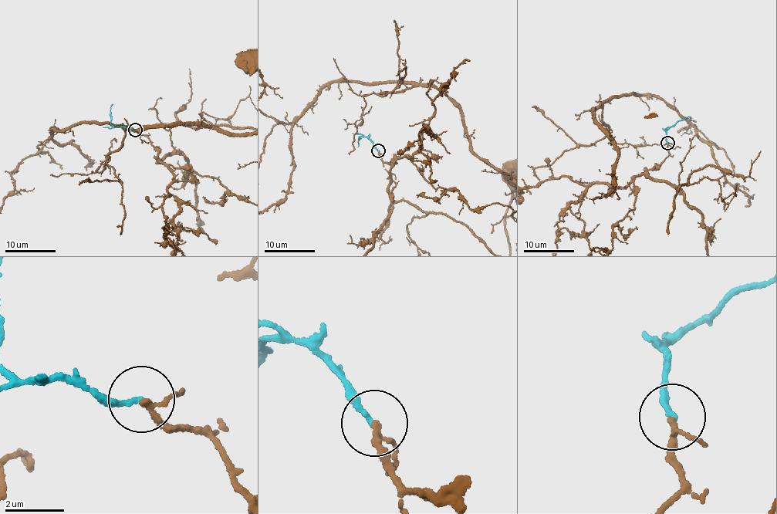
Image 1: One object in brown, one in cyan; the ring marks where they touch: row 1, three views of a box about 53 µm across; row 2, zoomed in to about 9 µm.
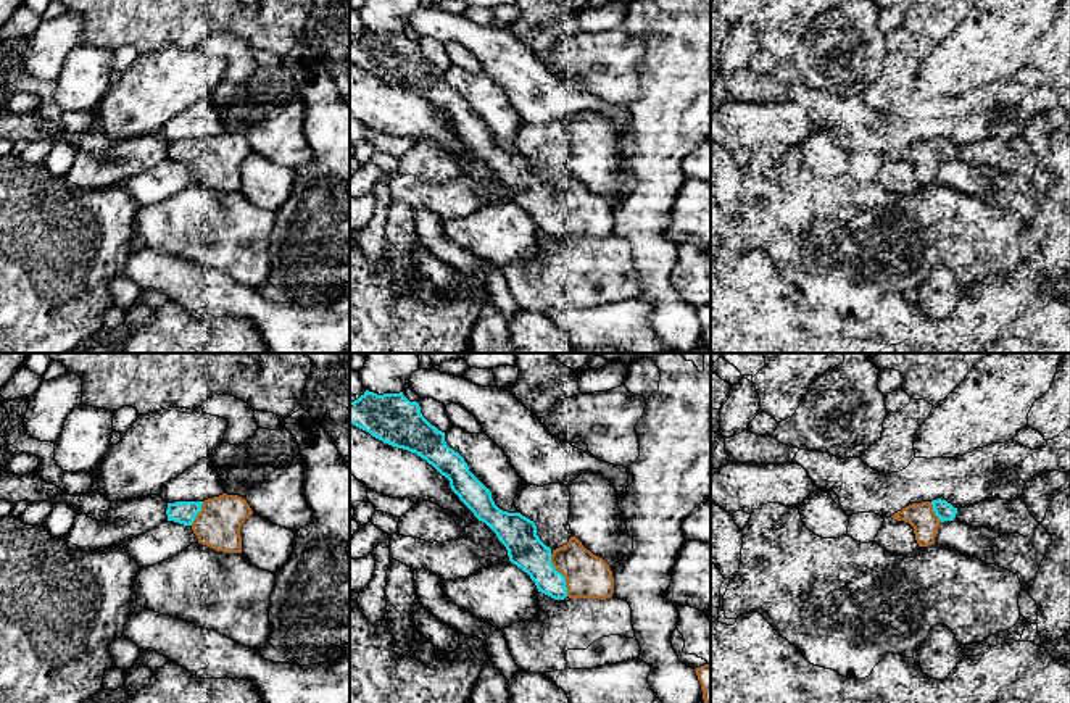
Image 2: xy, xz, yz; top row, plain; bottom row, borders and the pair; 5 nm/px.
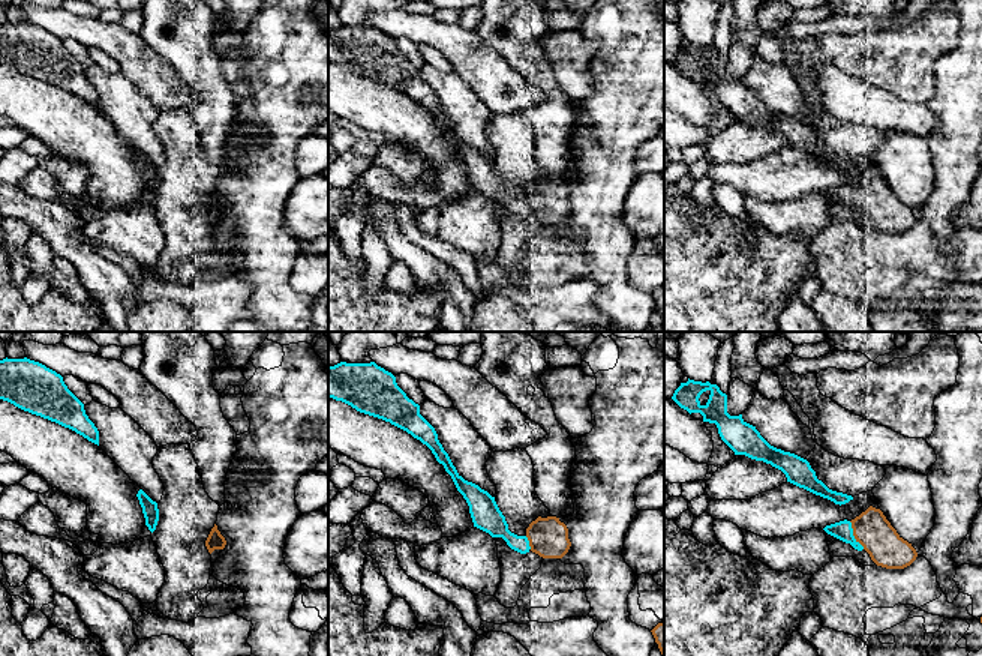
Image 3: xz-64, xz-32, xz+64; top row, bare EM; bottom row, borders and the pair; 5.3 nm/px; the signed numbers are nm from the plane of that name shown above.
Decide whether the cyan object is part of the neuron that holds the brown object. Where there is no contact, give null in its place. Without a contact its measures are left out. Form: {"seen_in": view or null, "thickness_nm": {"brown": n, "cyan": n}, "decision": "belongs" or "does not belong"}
{"seen_in": "xz", "thickness_nm": {"brown": 220, "cyan": 180}, "decision": "belongs"}

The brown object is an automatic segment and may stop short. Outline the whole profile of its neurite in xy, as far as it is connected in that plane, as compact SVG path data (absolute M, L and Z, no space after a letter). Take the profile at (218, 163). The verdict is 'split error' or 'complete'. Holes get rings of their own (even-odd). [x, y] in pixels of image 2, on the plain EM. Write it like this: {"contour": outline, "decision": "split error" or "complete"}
{"contour": "M222 132L205 140L168 142L168 160L190 164L198 182L216 190L242 192L242 163L253 153L245 137Z", "decision": "split error"}

